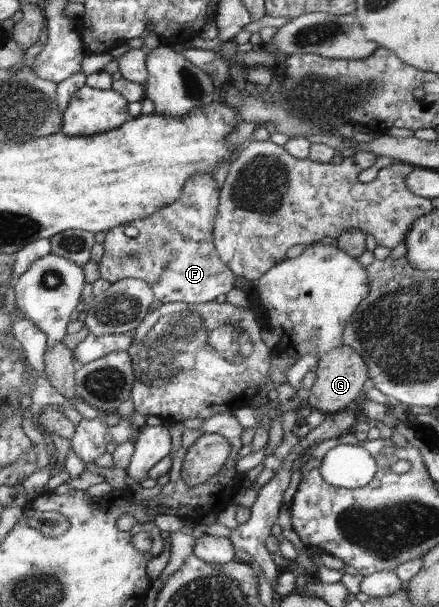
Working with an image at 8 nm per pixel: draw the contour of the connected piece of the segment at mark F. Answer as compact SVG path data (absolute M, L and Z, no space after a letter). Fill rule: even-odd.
M200 172L191 177L185 183L185 189L180 199L170 205L165 205L153 215L144 219L136 219L130 223L120 225L105 233L104 253L99 262L101 278L110 281L111 284L126 278L141 279L150 284L155 299L162 303L184 302L194 303L215 303L218 295L228 293L236 287L236 275L222 263L219 253L213 244L213 221L217 214L219 204L220 187L213 178L212 173ZM130 225L138 229L138 237L128 237L124 234L125 228Z

